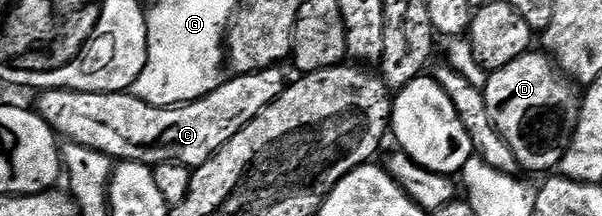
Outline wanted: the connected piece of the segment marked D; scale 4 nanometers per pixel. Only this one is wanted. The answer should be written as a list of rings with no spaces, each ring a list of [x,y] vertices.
[[[542,51],[520,55],[503,69],[493,70],[487,76],[484,90],[486,110],[504,143],[512,147],[512,155],[516,155],[523,170],[549,174],[561,166],[562,156],[574,137],[574,128],[578,126],[580,93],[577,91]]]

